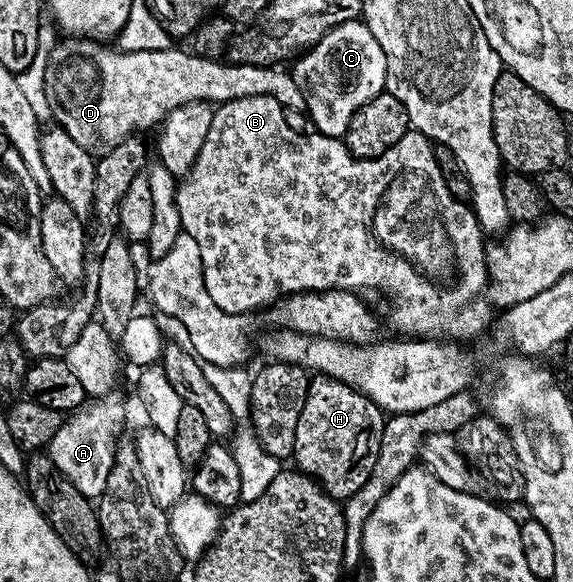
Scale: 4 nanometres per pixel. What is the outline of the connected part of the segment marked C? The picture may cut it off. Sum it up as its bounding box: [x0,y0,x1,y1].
[292,22,386,136]

